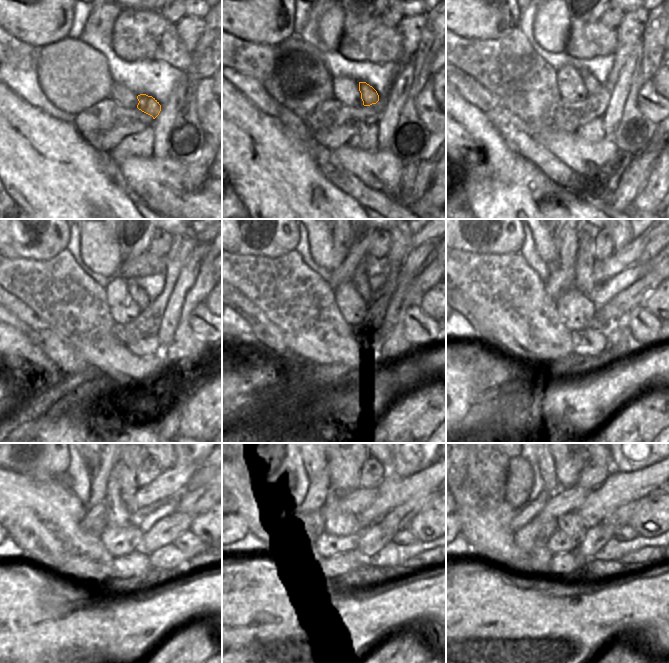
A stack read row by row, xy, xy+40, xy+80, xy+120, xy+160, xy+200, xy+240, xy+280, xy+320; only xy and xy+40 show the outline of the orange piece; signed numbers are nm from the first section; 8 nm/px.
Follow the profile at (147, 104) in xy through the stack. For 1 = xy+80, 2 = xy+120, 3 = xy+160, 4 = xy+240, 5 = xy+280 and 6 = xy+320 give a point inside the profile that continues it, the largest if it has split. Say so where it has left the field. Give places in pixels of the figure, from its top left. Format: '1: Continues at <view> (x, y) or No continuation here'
1: Continues at xy+80 (592, 86)
2: Continues at xy+120 (137, 293)
3: Continues at xy+160 (360, 280)
4: Continues at xy+240 (125, 470)
5: Continues at xy+280 (345, 463)
6: Continues at xy+320 (569, 463).

